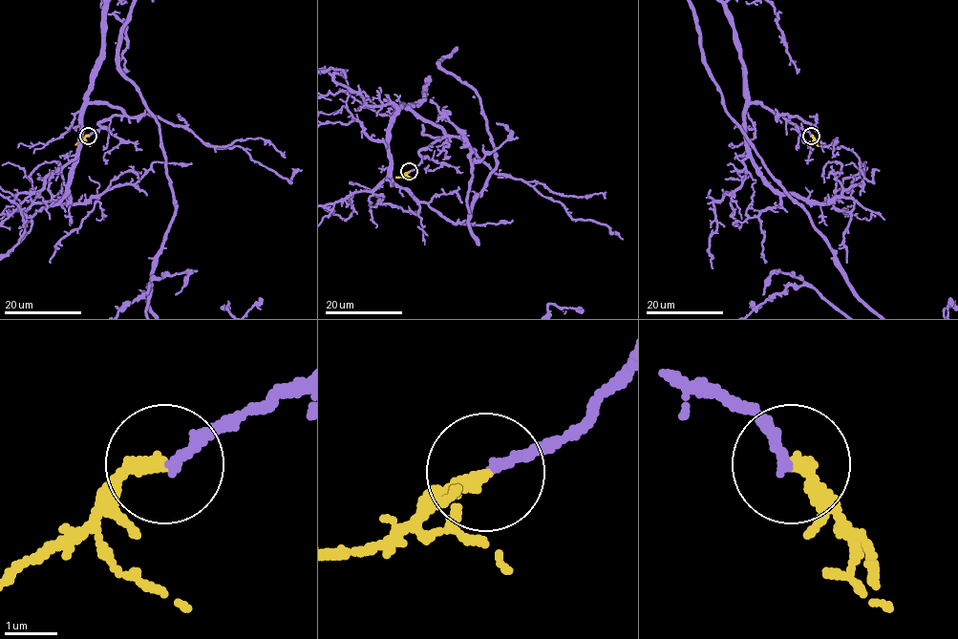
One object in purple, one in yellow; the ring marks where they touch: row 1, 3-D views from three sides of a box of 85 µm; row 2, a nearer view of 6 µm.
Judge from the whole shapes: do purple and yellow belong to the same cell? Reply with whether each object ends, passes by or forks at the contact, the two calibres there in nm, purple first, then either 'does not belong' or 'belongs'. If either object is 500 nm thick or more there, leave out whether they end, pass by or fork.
purple ends there; yellow ends there; 180 nm thick on the purple side, 240 nm on the other; belongs

